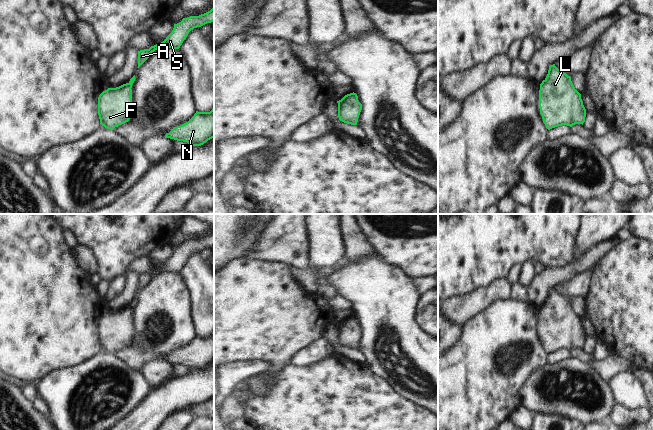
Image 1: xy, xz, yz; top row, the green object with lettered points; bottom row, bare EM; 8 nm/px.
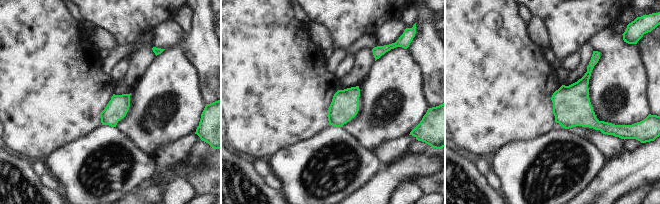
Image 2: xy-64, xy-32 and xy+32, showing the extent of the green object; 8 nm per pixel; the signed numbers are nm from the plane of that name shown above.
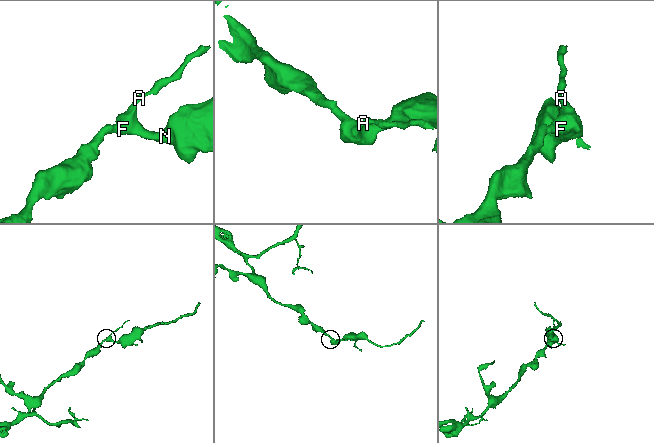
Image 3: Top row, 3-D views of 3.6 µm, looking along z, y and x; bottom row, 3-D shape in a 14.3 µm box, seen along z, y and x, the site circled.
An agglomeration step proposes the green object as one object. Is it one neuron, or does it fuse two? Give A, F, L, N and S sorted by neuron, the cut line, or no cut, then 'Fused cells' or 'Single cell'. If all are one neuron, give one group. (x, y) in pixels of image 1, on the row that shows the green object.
Groups: A F L N S. No split. Single cell

